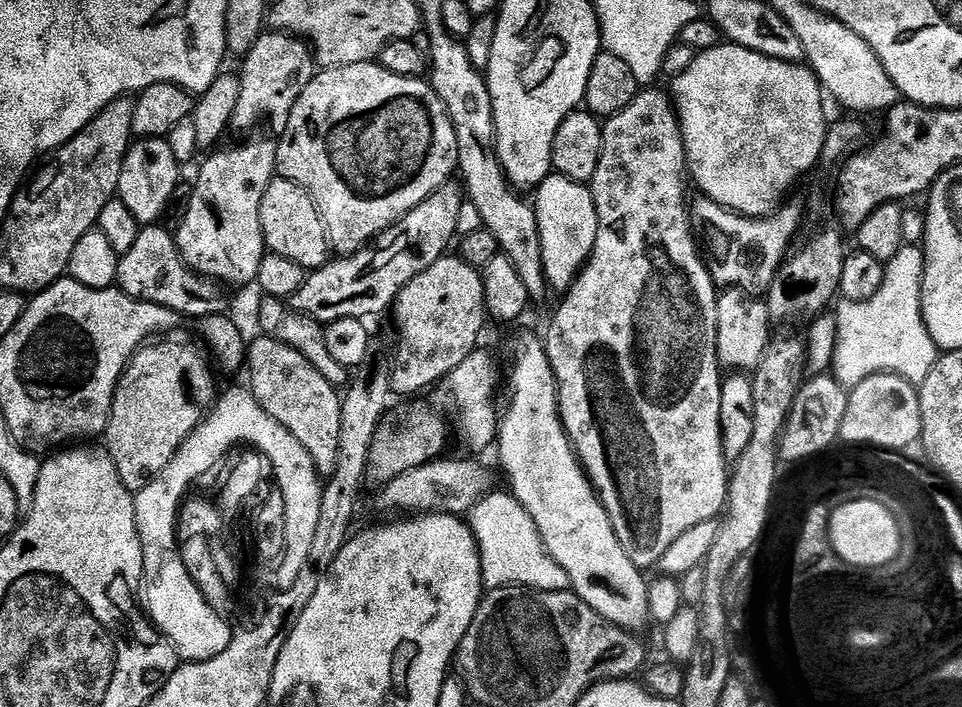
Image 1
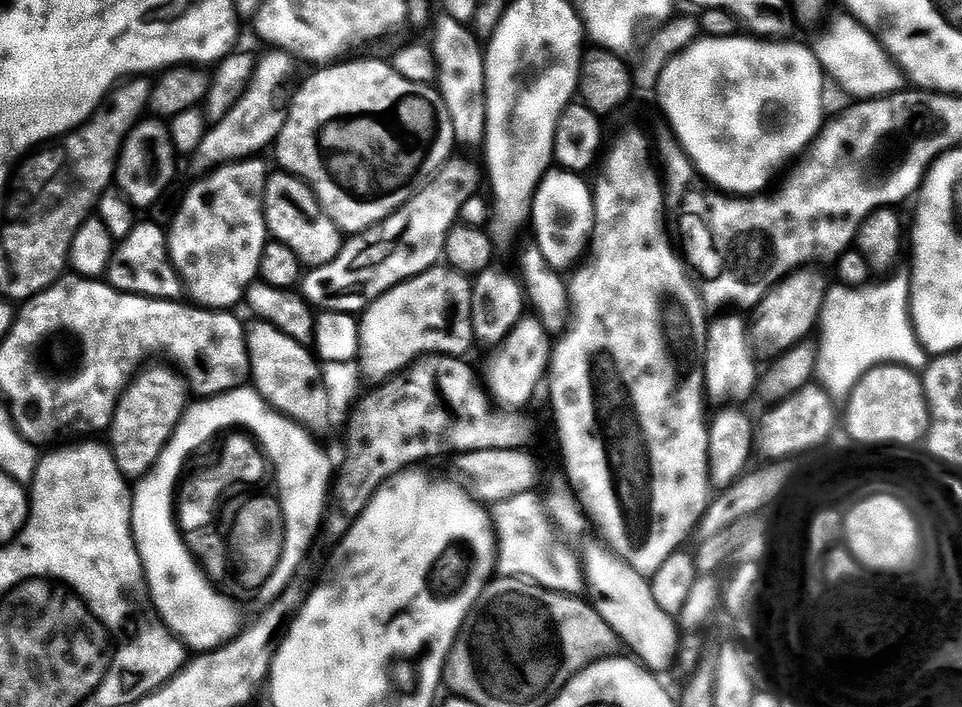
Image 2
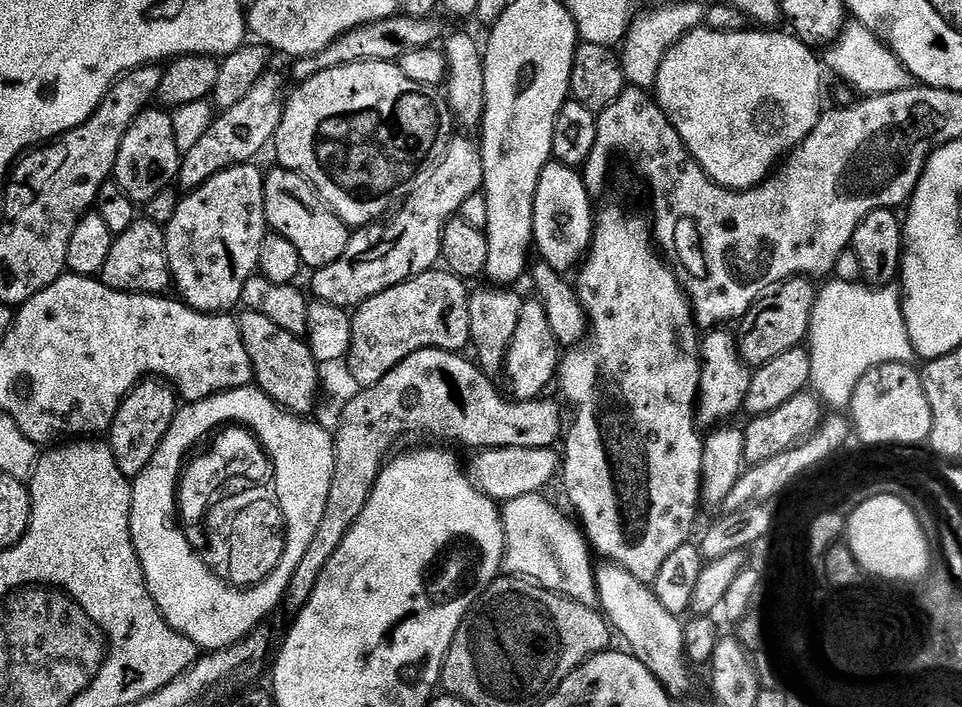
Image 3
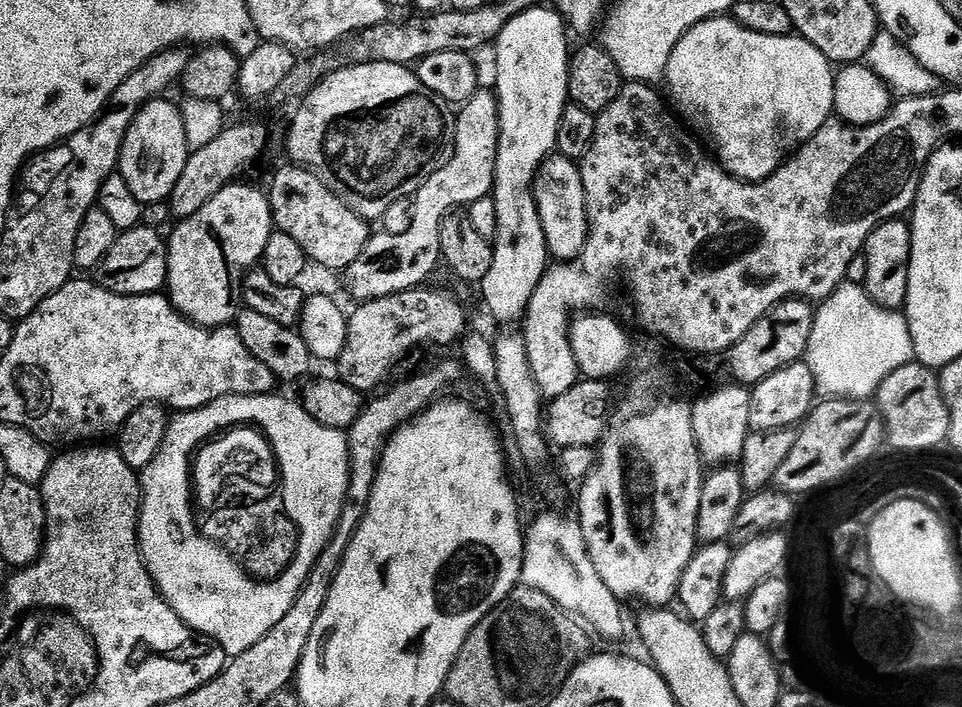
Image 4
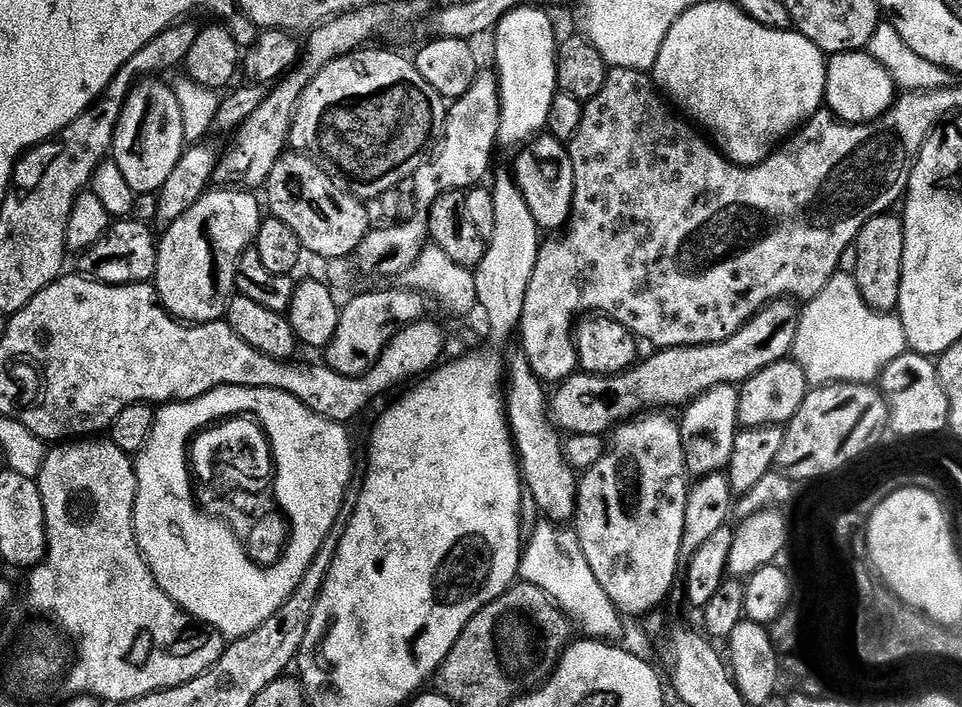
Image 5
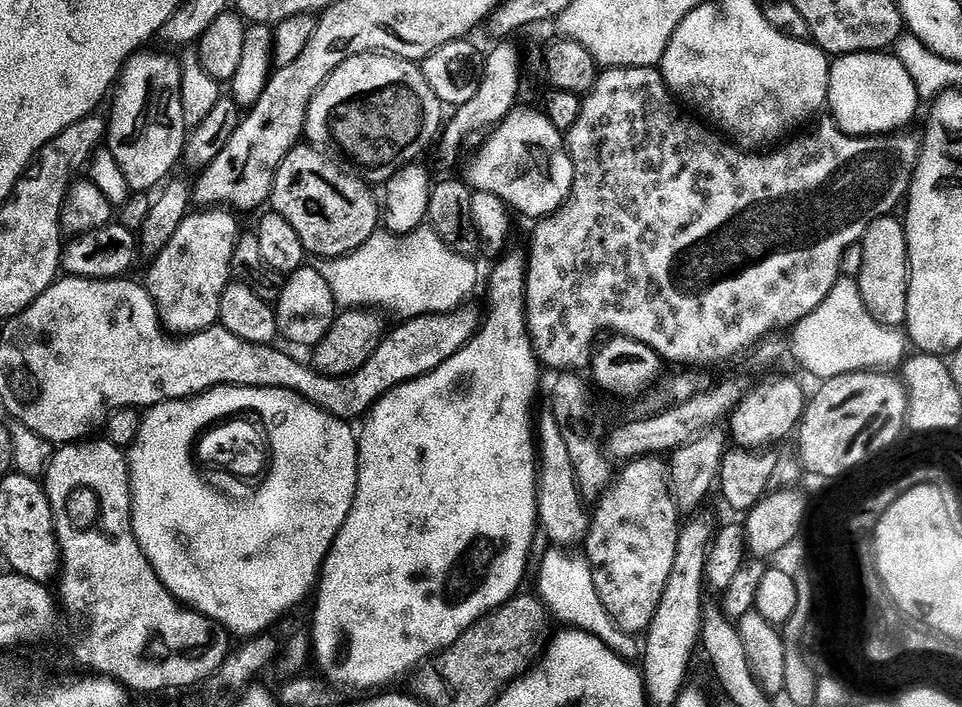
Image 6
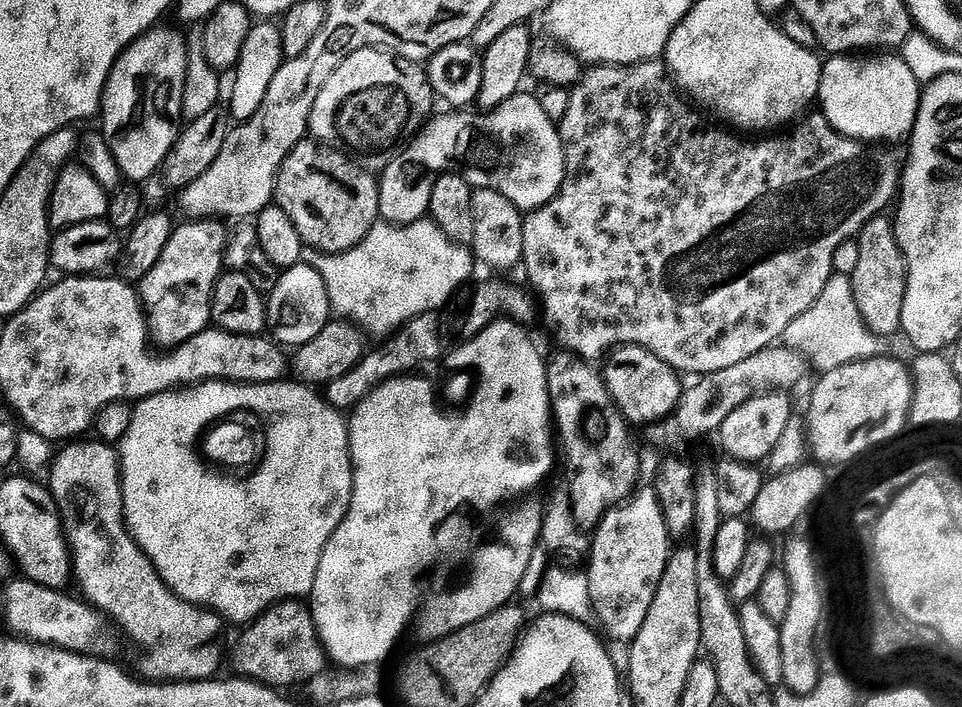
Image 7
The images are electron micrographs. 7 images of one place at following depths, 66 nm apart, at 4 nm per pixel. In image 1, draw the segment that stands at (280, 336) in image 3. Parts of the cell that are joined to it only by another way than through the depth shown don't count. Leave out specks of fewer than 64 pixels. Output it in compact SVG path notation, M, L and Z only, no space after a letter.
M266 335L247 347L246 372L252 375L250 391L262 410L286 426L286 430L306 446L306 454L310 454L321 477L331 477L338 466L342 434L342 396L338 388L328 382L298 350Z

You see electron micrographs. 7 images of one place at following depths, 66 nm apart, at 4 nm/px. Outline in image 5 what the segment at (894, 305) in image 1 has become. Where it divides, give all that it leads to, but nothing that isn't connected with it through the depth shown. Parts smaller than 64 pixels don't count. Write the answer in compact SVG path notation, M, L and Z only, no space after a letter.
M837 271L817 296L803 305L791 355L802 366L809 385L869 384L908 348L899 315L875 312L862 298L855 275Z

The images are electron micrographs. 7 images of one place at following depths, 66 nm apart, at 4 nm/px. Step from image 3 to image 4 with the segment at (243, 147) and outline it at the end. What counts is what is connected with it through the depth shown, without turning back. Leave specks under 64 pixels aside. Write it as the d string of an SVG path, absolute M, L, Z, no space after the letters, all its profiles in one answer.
M229 123L212 142L195 149L189 155L186 168L174 186L170 204L180 211L181 217L192 216L218 189L231 184L243 168L248 168L264 152L268 144L268 128L264 124Z

